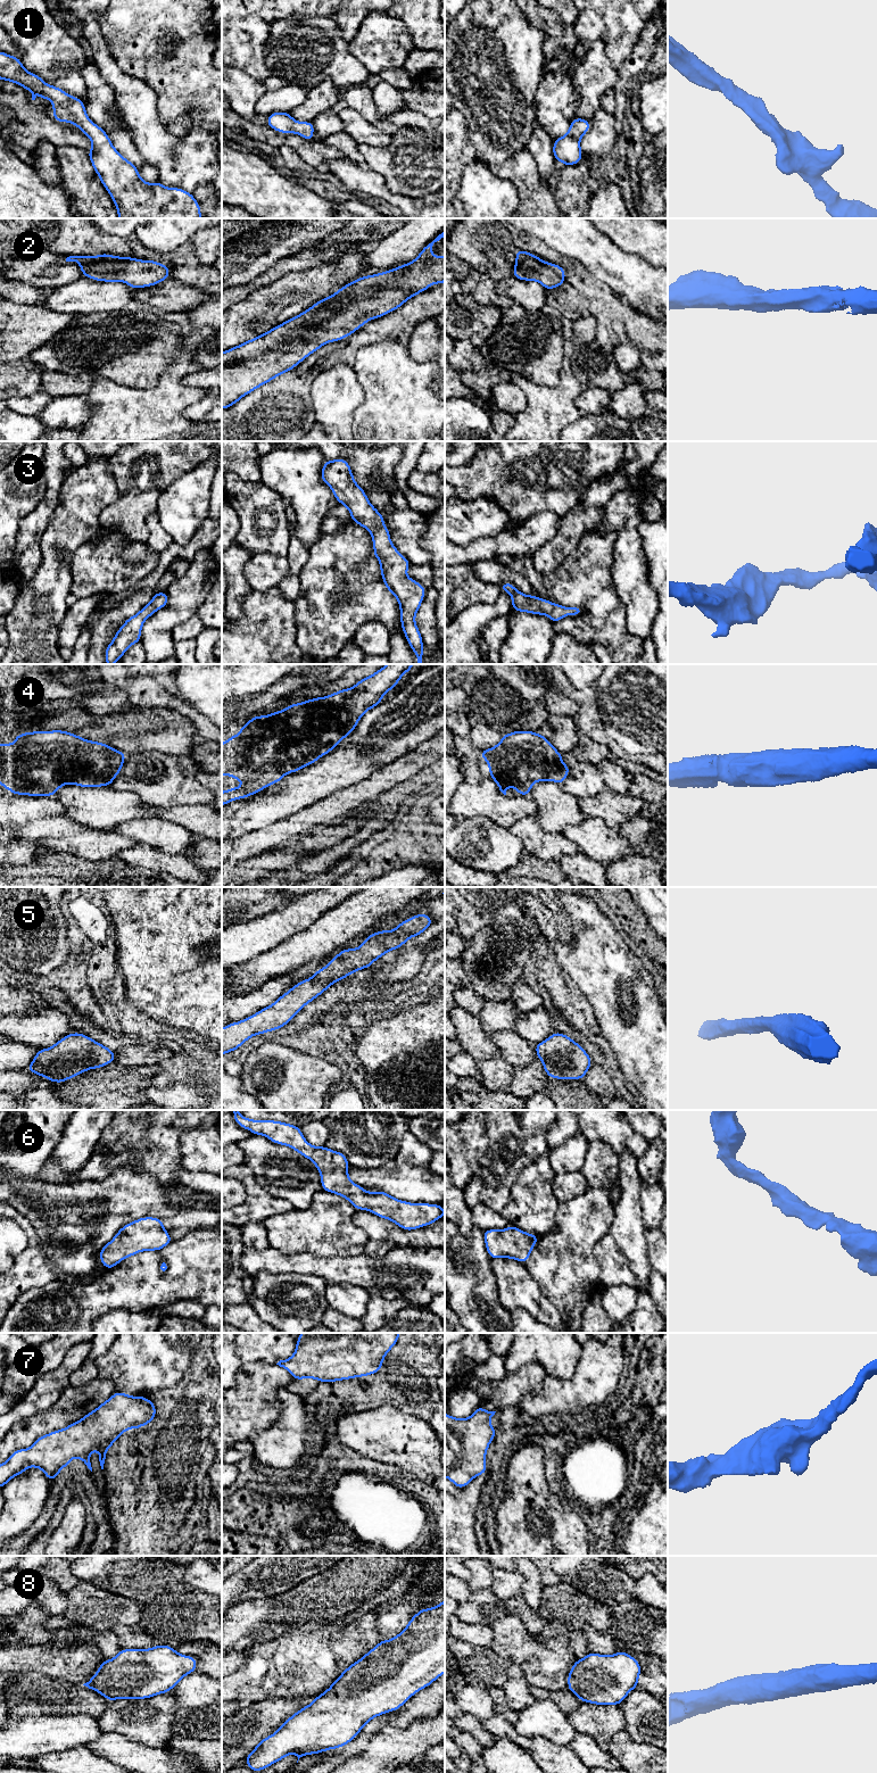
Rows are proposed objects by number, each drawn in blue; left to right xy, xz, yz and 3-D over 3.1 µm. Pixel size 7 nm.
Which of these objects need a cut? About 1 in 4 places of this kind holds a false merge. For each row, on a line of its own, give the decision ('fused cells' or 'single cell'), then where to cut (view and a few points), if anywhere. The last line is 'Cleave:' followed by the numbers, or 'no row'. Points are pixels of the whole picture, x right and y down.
1: single cell | no cut
2: single cell | no cut
3: single cell | no cut
4: single cell | no cut
5: single cell | no cut
6: single cell | no cut
7: single cell | no cut
8: single cell | no cut
Cleave: no row

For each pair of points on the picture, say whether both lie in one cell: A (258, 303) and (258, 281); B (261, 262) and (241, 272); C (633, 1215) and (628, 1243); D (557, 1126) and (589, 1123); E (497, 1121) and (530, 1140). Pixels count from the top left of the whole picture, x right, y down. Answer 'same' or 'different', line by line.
A: different
B: same
C: same
D: different
E: same

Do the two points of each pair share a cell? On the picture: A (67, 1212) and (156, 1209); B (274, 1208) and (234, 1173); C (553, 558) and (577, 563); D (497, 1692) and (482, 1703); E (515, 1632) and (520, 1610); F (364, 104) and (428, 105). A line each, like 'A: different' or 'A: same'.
A: same
B: same
C: different
D: different
E: different
F: different

